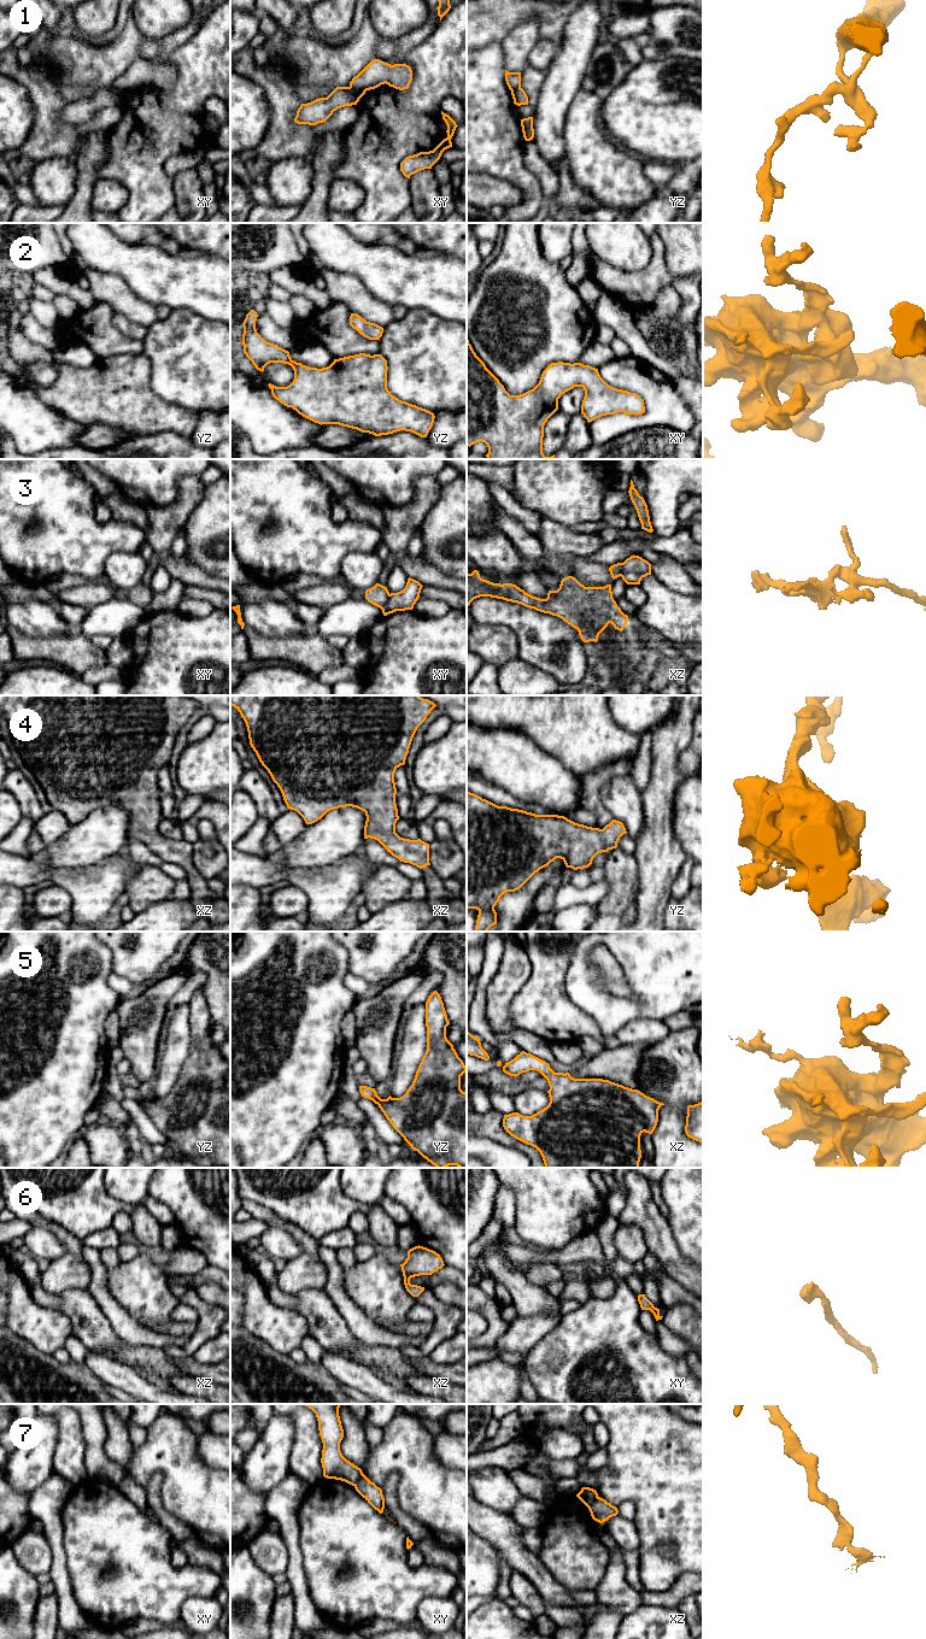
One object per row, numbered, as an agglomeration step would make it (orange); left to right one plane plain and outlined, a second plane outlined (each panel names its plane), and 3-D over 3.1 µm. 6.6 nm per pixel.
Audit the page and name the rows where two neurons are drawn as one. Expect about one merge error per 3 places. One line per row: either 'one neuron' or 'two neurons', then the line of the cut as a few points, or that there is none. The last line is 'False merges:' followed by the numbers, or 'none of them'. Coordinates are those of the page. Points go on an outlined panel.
1: two neurons; cut in xy along (350, 86), (365, 90)
2: one neuron; no cut
3: two neurons; cut in xy along (390, 594), (381, 609)
4: one neuron; no cut
5: one neuron; no cut
6: one neuron; no cut
7: two neurons; cut in xy along (363, 1474), (355, 1486)
False merges: 1, 3, 7

